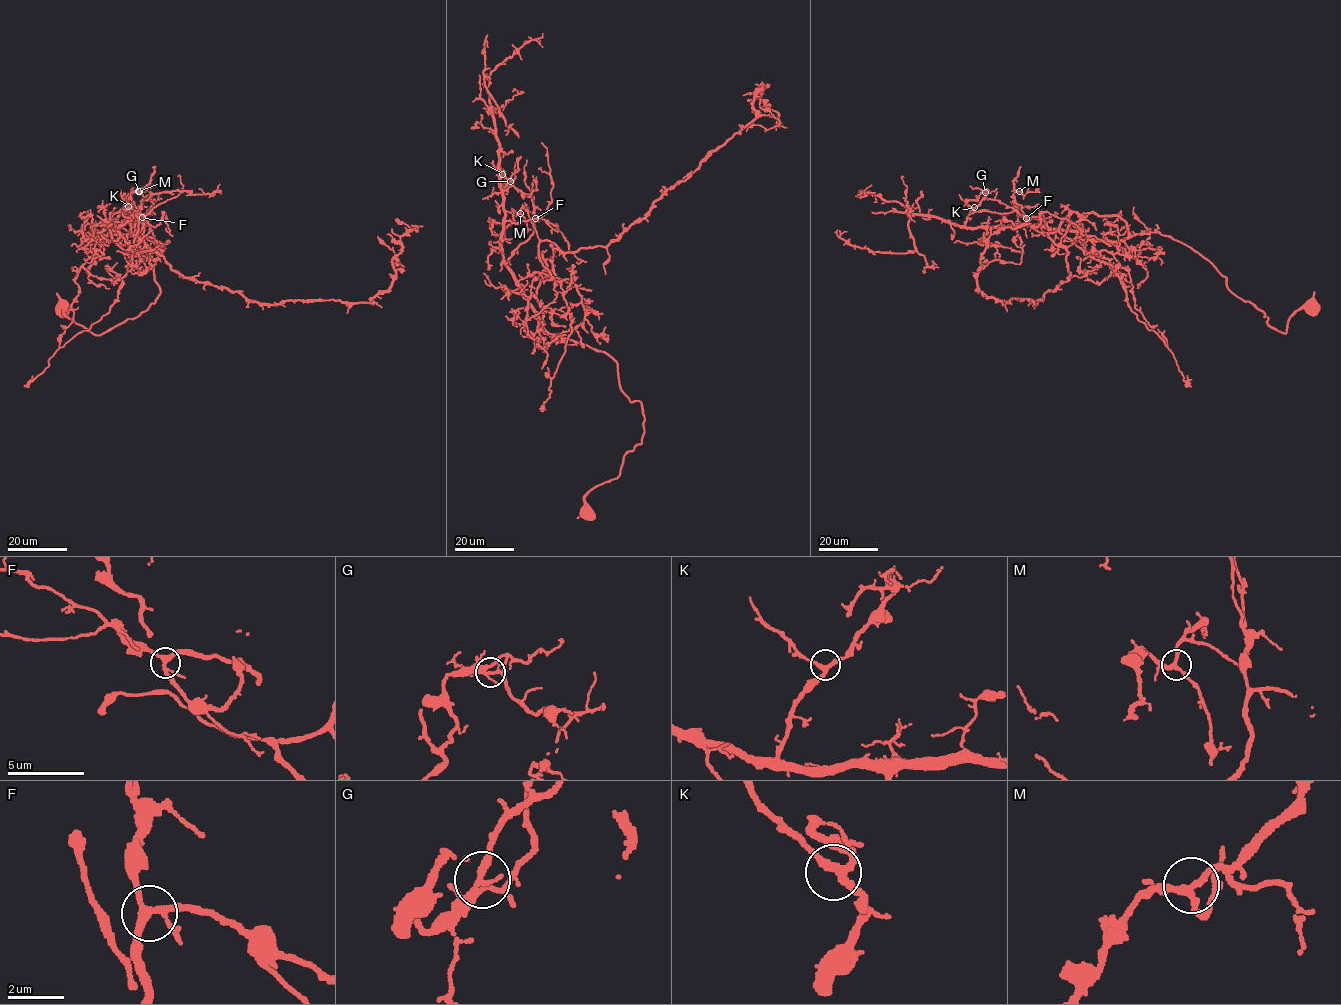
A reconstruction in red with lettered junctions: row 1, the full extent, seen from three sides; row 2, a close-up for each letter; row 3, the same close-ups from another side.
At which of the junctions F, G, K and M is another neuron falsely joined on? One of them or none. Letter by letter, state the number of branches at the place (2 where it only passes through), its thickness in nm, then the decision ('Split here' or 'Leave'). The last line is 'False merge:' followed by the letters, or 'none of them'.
F: Branches: 4. Thickness 240 nm. Leave
G: Branches: 3. Thickness 200 nm. Leave
K: Branches: 3. Thickness 280 nm. Leave
M: Branches: 3. Thickness 240 nm. Leave
False merge: none of them

